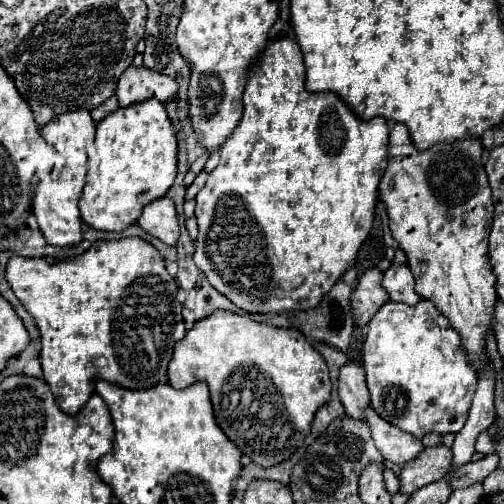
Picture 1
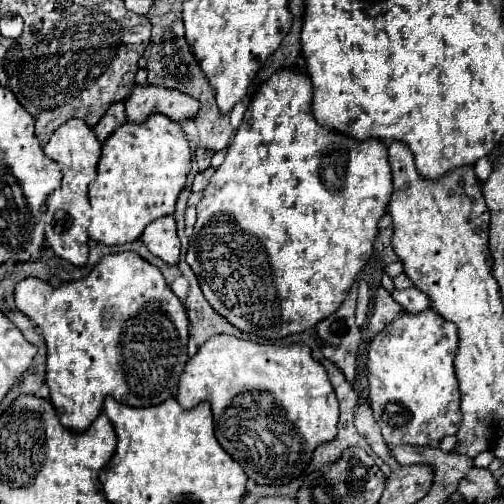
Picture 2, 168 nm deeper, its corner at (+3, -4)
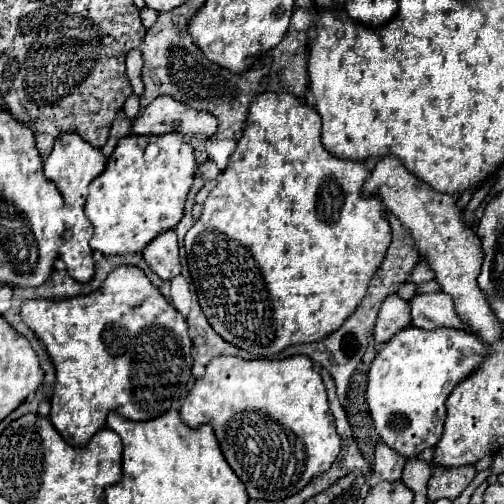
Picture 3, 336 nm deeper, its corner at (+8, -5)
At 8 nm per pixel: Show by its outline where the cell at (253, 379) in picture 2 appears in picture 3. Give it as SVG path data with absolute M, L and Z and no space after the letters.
M296 354L288 358L252 358L214 356L180 406L180 418L190 428L210 424L220 442L222 454L238 478L246 484L252 498L282 500L300 492L314 476L328 470L340 454L340 436L334 428L334 416L328 408L326 388L318 372L314 372L308 356Z

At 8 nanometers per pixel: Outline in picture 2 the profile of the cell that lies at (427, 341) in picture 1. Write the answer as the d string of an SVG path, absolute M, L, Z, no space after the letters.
M429 309L419 315L403 313L389 327L375 335L369 343L369 405L375 421L381 425L387 445L429 445L429 441L441 441L445 435L455 435L461 425L459 409L459 383L453 369L457 355L459 335L457 325L445 321L437 311Z

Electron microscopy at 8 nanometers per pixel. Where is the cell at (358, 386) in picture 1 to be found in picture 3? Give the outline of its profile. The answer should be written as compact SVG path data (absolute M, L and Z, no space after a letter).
M380 442L380 444L376 446L372 468L374 468L374 472L376 472L382 480L388 480L388 482L400 480L400 474L402 474L404 464L406 464L406 458L400 458L400 454L396 454L396 452L394 452L392 448L388 448L384 442Z

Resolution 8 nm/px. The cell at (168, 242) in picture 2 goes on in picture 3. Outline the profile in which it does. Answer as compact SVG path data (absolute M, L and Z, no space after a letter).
M174 230L160 232L142 252L148 266L164 280L172 280L180 274L180 258L178 258L178 242Z

